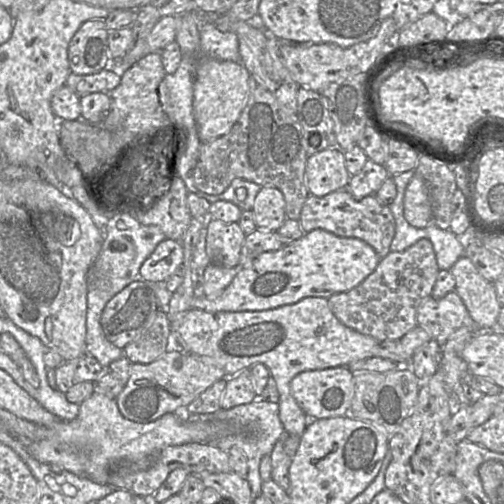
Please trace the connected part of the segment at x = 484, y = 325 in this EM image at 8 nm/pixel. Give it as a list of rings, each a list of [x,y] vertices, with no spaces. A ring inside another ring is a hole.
[[[465,256],[456,261],[450,272],[455,279],[453,292],[461,298],[479,332],[489,331],[502,306],[497,300],[494,284],[485,280]]]

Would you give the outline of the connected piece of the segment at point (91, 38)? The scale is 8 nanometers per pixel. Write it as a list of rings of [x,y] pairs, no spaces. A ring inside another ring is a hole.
[[[101,19],[86,21],[79,27],[68,46],[72,73],[90,75],[105,69],[110,59],[108,31]]]

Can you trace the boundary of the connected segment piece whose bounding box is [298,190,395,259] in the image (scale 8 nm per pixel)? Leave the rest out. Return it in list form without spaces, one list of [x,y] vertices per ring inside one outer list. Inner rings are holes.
[[[338,190],[323,197],[309,195],[298,221],[305,233],[323,229],[339,237],[360,239],[370,245],[380,259],[390,253],[395,235],[395,220],[389,206],[381,204],[375,195],[357,200],[347,190]]]

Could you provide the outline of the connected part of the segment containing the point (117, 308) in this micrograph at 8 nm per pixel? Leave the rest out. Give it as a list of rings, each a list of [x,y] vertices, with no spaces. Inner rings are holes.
[[[138,280],[126,286],[112,297],[101,315],[101,326],[106,338],[120,349],[136,340],[152,323],[159,303],[154,291],[154,283]]]

